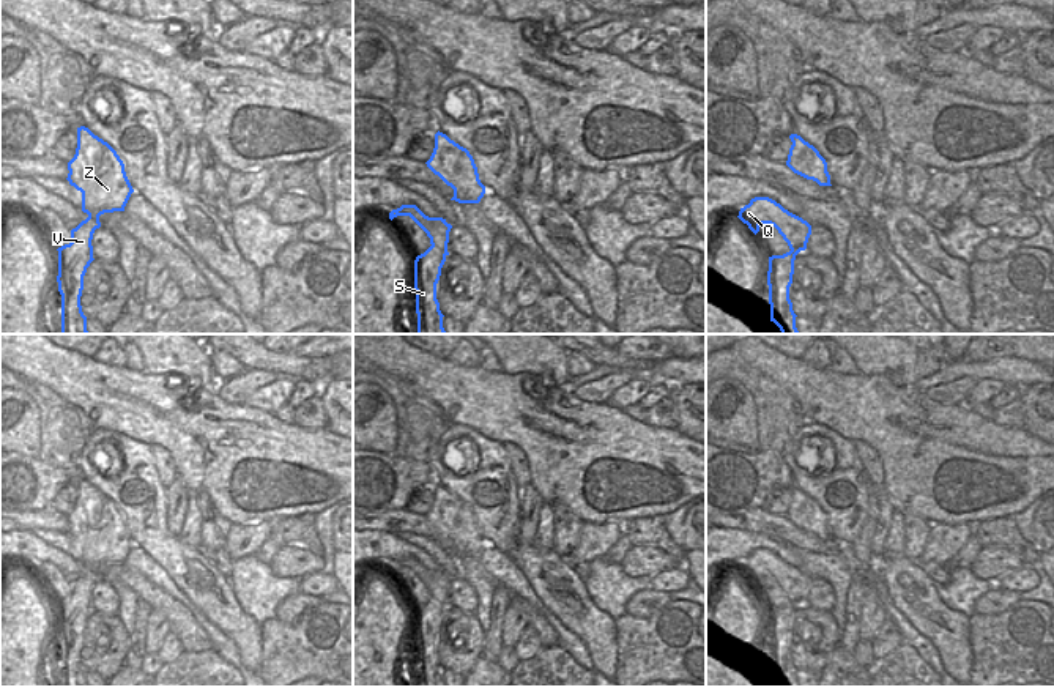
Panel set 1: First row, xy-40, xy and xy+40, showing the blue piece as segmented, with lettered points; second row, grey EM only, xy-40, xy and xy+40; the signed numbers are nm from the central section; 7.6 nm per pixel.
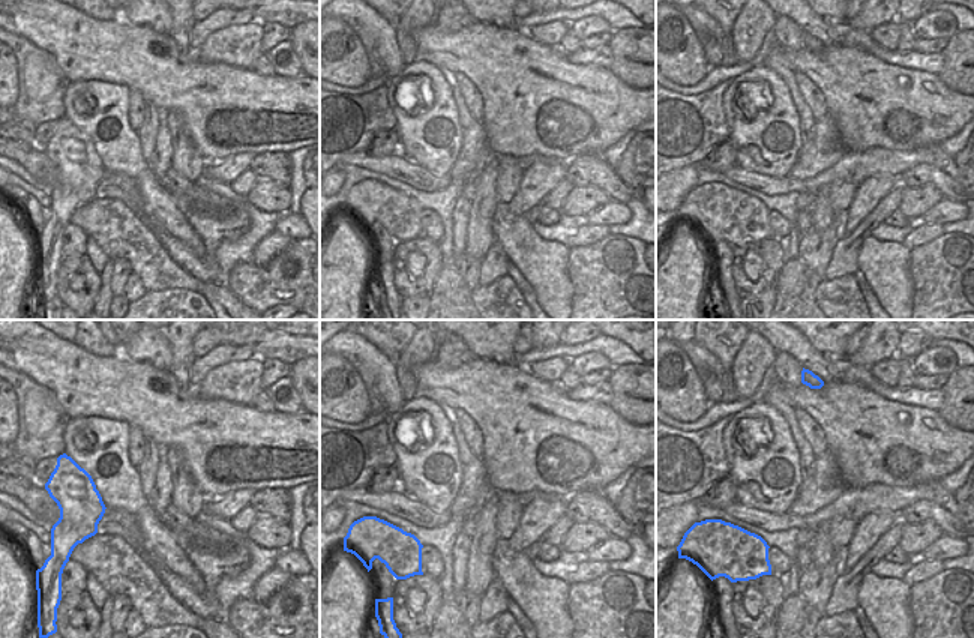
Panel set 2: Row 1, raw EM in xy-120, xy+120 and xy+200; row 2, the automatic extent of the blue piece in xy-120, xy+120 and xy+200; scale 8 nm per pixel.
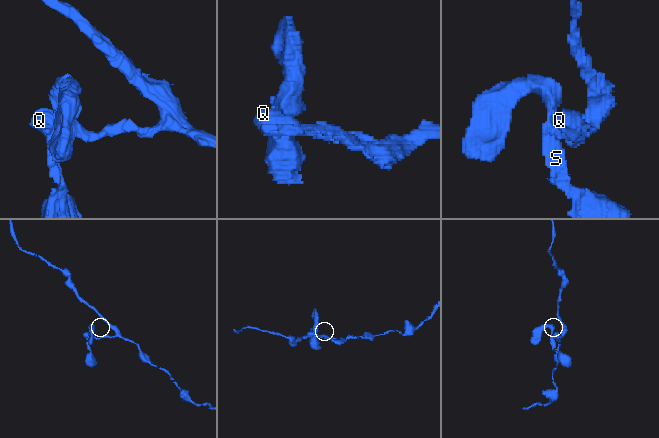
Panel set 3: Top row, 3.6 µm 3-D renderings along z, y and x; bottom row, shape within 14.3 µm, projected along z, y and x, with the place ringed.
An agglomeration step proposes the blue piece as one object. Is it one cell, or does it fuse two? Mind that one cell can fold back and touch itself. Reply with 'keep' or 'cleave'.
cleave

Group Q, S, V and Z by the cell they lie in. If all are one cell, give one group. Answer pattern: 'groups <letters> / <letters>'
groups Q / S V Z

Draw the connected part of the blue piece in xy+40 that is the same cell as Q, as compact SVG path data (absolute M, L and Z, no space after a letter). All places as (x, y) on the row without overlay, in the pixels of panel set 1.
M755 550L740 561L737 569L756 588L761 577L774 578L791 603L805 603L811 588L811 578L802 570L789 566L769 550Z

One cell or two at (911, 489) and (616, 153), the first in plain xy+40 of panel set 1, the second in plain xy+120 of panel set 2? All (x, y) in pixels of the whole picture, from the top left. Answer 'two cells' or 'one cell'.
two cells

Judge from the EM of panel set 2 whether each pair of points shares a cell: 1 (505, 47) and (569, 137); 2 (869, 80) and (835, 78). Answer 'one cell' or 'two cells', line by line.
1: one cell
2: one cell

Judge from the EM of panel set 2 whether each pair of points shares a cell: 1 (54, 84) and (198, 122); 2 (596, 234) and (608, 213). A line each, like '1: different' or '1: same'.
1: different
2: different

